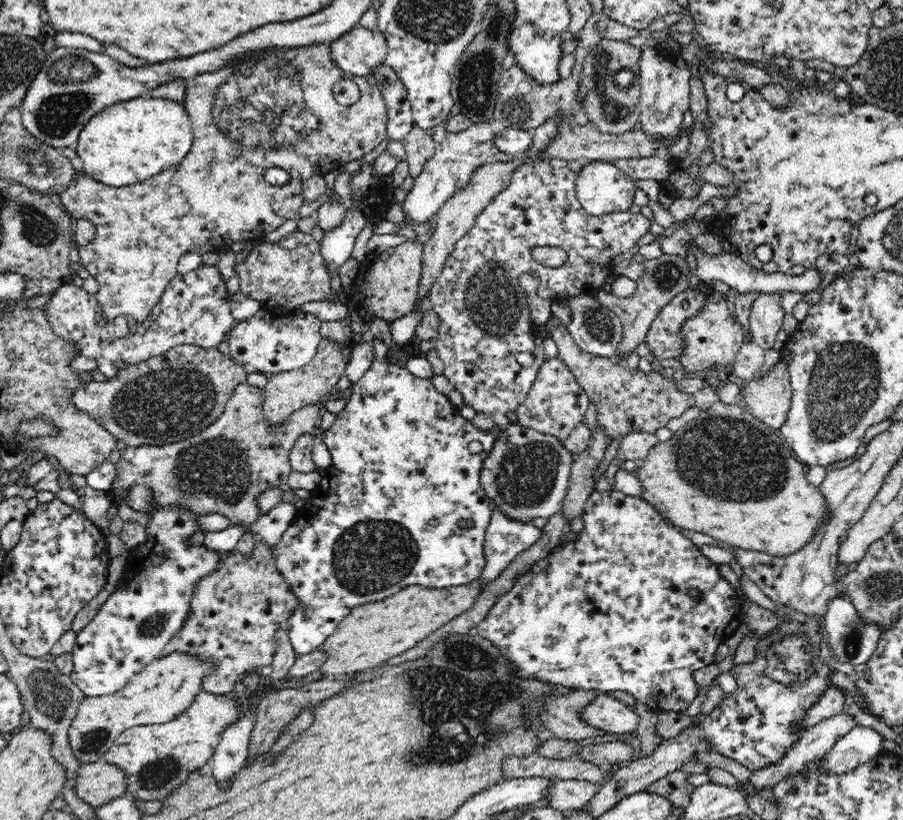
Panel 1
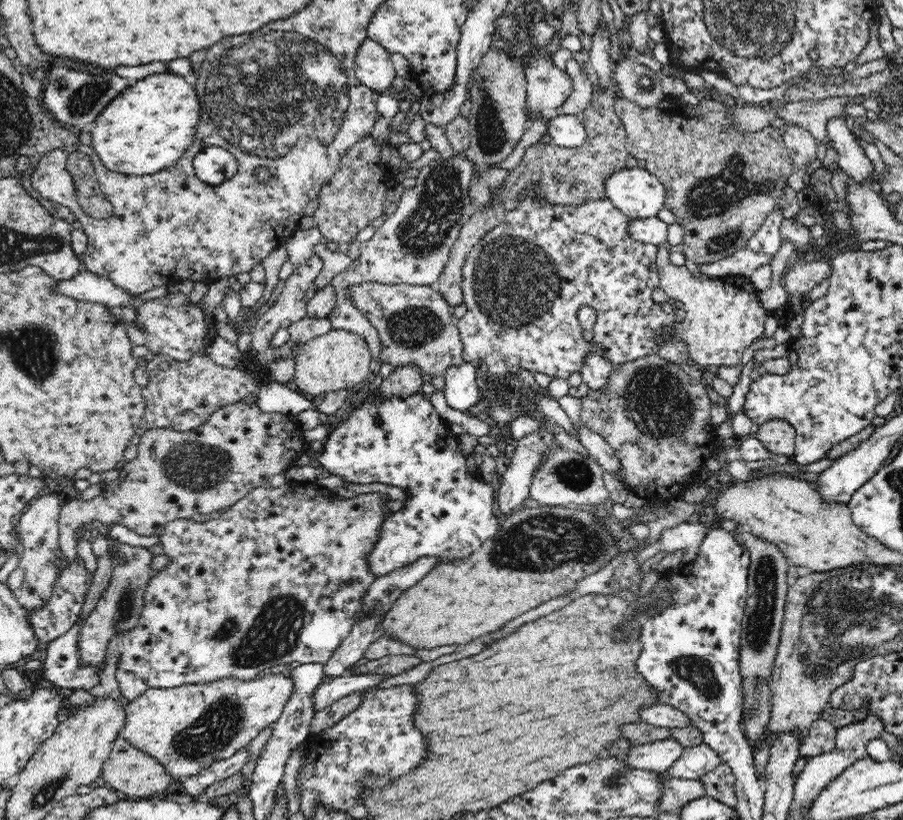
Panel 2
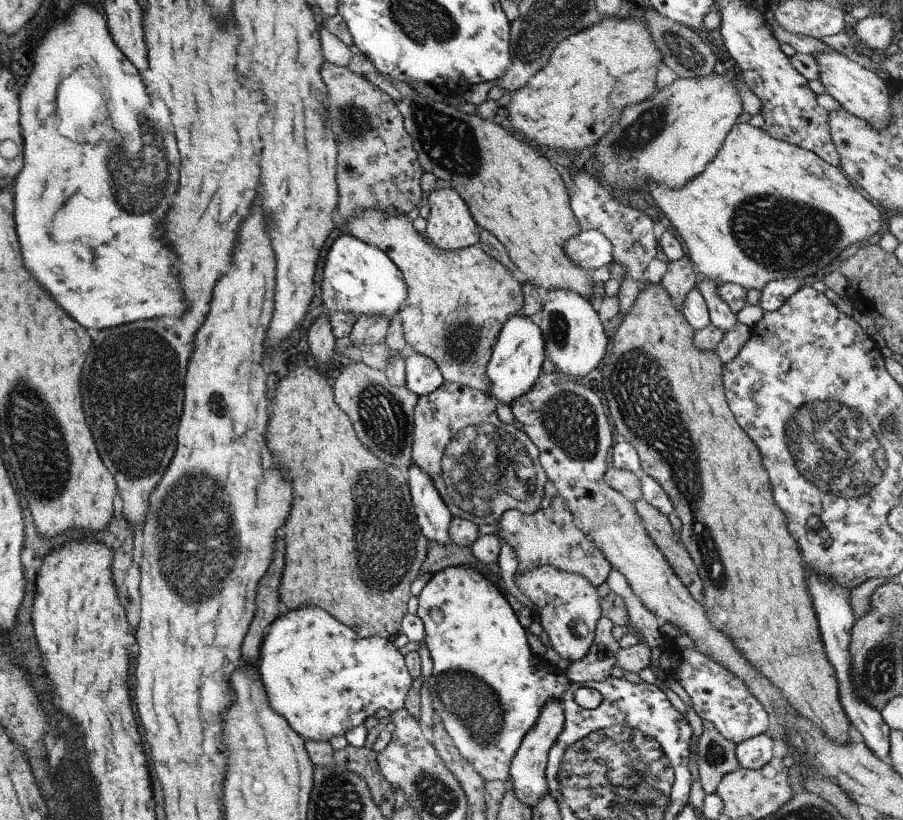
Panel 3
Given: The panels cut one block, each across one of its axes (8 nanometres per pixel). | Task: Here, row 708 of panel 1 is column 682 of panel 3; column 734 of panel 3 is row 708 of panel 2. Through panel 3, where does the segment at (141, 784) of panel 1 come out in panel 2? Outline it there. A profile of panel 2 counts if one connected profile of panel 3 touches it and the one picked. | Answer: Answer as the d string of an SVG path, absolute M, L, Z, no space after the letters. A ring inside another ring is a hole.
M267 673L263 677L257 677L248 681L229 677L206 684L188 684L166 689L150 688L149 690L146 690L146 693L142 693L138 696L138 698L134 698L131 701L127 700L127 703L124 706L126 718L124 718L124 726L122 726L121 735L132 744L132 746L156 758L158 762L162 763L165 766L166 772L169 772L175 780L181 780L183 777L192 776L197 772L200 772L202 768L208 768L210 764L217 762L218 760L231 758L236 752L238 752L238 750L244 749L246 746L250 745L252 740L258 736L260 730L266 728L268 725L272 725L280 718L283 708L290 700L292 694L294 694L294 679L292 679L292 676L271 673Z

